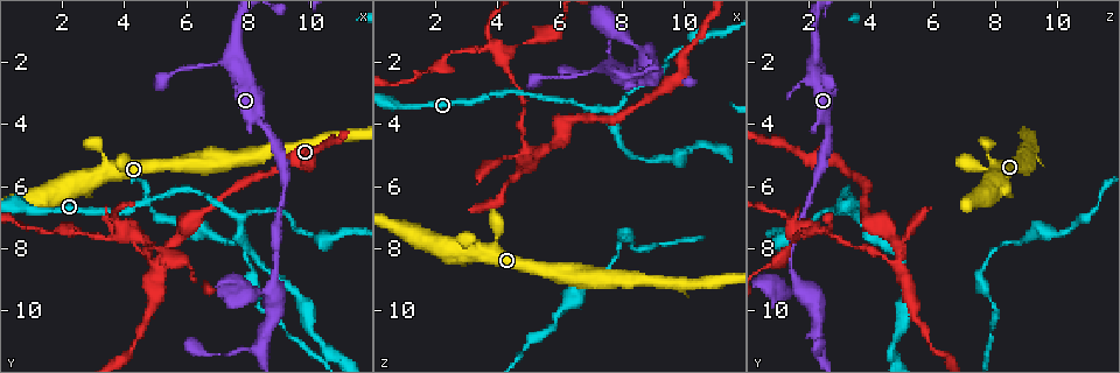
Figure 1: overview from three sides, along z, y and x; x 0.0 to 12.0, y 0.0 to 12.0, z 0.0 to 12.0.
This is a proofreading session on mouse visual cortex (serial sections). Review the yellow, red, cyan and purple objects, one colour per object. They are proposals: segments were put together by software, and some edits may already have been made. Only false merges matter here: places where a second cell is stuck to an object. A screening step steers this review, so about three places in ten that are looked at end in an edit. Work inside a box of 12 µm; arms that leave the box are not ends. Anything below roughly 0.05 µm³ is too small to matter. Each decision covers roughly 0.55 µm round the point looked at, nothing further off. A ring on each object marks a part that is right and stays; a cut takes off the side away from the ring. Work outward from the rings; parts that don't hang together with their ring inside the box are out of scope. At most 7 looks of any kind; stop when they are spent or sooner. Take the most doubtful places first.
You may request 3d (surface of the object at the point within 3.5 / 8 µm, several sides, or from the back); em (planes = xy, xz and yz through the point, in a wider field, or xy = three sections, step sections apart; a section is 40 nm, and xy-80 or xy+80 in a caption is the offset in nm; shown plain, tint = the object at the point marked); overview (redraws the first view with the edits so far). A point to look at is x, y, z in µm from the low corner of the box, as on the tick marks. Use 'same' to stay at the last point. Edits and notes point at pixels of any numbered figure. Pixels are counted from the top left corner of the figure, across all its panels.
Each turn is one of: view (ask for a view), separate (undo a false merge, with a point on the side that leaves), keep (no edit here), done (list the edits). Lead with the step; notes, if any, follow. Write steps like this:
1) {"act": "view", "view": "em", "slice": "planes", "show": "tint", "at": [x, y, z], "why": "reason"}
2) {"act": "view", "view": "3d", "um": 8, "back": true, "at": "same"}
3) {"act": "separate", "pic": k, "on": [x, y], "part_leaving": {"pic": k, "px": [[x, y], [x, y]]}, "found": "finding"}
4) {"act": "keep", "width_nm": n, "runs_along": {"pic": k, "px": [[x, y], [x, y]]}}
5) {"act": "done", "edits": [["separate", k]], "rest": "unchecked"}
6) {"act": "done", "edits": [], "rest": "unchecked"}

{"act": "view", "view": "3d", "um": 3.5, "at": [5.0, 8.5, 4.9], "why": "four arms meet"}

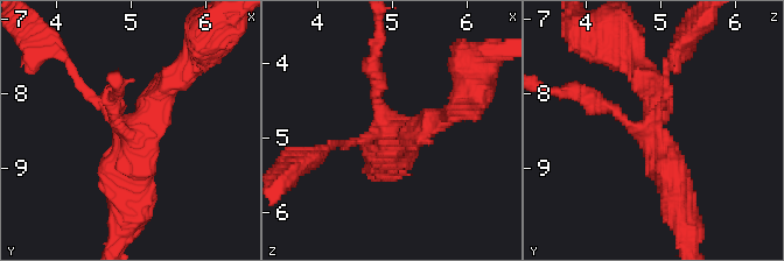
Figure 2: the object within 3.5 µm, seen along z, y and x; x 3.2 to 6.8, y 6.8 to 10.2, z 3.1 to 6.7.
{"act": "view", "view": "em", "slice": "planes", "show": "tint", "at": [5.05, 8.50, 4.85], "arms": 4, "arm_widths_nm": [150, 150, 350, 450], "why": "need the tissue"}

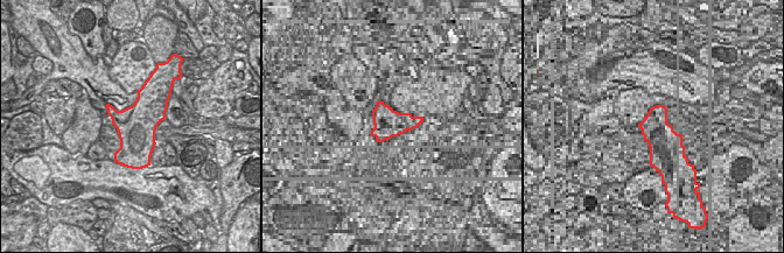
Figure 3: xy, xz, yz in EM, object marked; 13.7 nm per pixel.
{"act": "keep", "runs_along": {"pic": 2, "px": [[439, 118], [397, 131], [371, 68]]}, "found": "continuous, no second cell"}

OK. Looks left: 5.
{"act": "view", "view": "3d", "um": 3.5, "at": [3.9, 7.4, 1.6], "why": "looks like a crossing"}

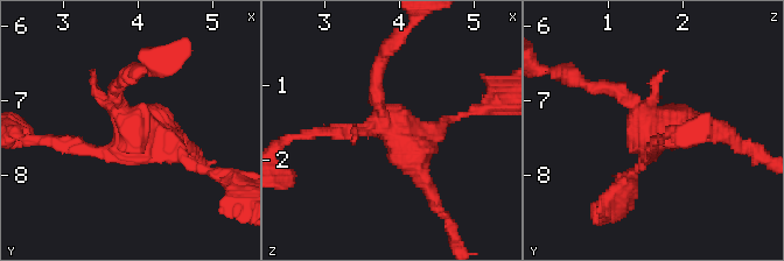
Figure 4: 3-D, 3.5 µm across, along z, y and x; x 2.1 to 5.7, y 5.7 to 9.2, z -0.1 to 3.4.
{"act": "view", "view": "em", "slice": "xy", "step": 2, "show": "tint", "at": [3.95, 7.45, 1.55]}

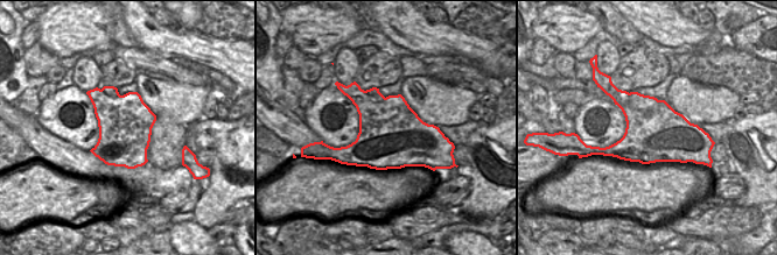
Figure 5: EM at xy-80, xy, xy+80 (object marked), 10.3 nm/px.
{"act": "separate", "pic": 4, "on": [343, 134], "found": "a second cell is stuck on"}

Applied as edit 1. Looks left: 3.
{"act": "view", "view": "overview", "why": "redraw"}

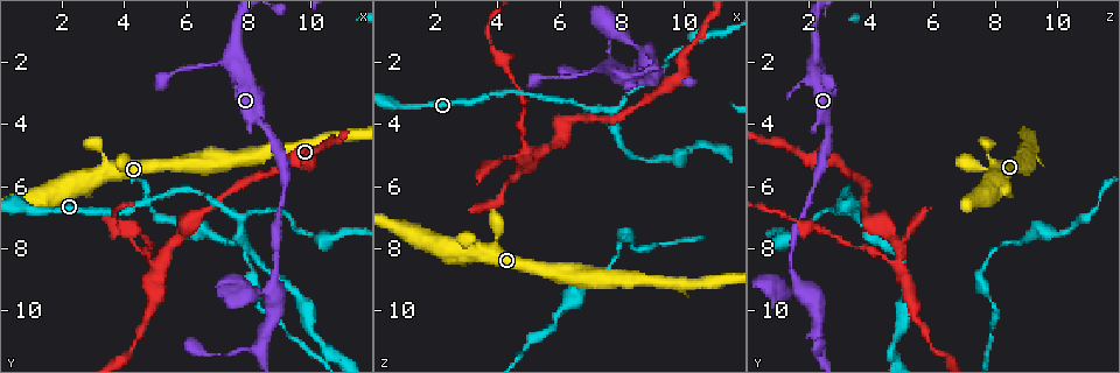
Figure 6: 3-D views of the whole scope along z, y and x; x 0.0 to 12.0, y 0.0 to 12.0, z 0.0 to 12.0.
{"act": "view", "view": "3d", "um": 3.5, "at": [7.7, 7.1, 3.7], "why": "arms part here"}

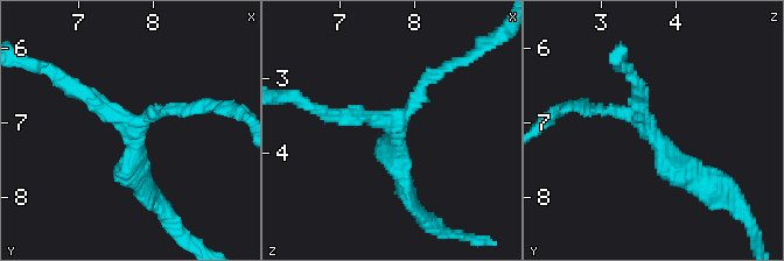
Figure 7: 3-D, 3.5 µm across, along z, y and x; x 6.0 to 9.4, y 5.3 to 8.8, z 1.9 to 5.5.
{"act": "view", "view": "em", "slice": "xy", "step": 2, "show": "tint", "at": [7.75, 7.05, 3.65]}

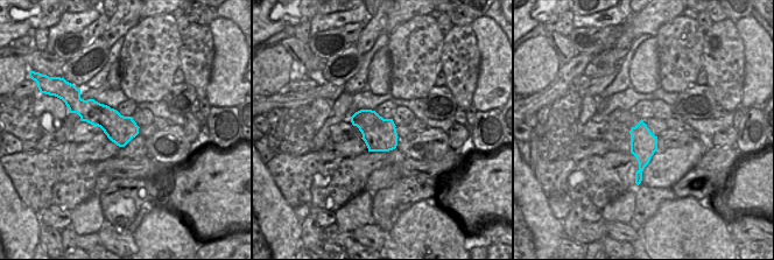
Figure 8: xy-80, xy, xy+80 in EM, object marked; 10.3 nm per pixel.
{"act": "keep", "arms": 3, "arm_widths_nm": [200, 200, 300], "runs_along": {"pic": 7, "px": [[65, 85], [134, 128], [141, 175]]}, "found": "all the same cell"}

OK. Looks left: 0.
{"act": "done", "edits": [["separate", 4]], "rest": "unchecked"}

